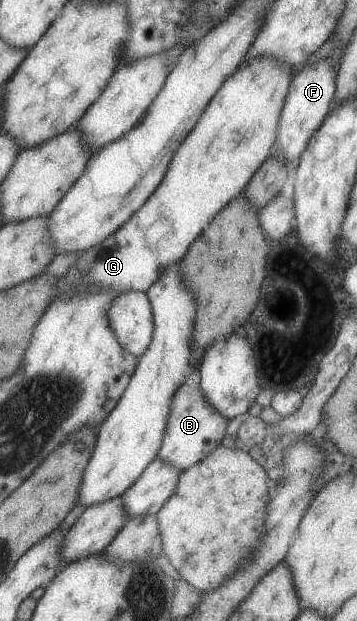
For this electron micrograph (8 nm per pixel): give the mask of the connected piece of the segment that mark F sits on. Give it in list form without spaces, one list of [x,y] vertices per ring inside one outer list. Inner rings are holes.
[[[326,59],[306,66],[293,76],[290,90],[286,94],[284,108],[280,112],[276,140],[273,145],[275,154],[280,154],[280,158],[284,158],[288,168],[296,166],[299,162],[302,152],[312,139],[312,134],[320,128],[335,103],[336,76],[336,68],[332,68],[332,62]]]

